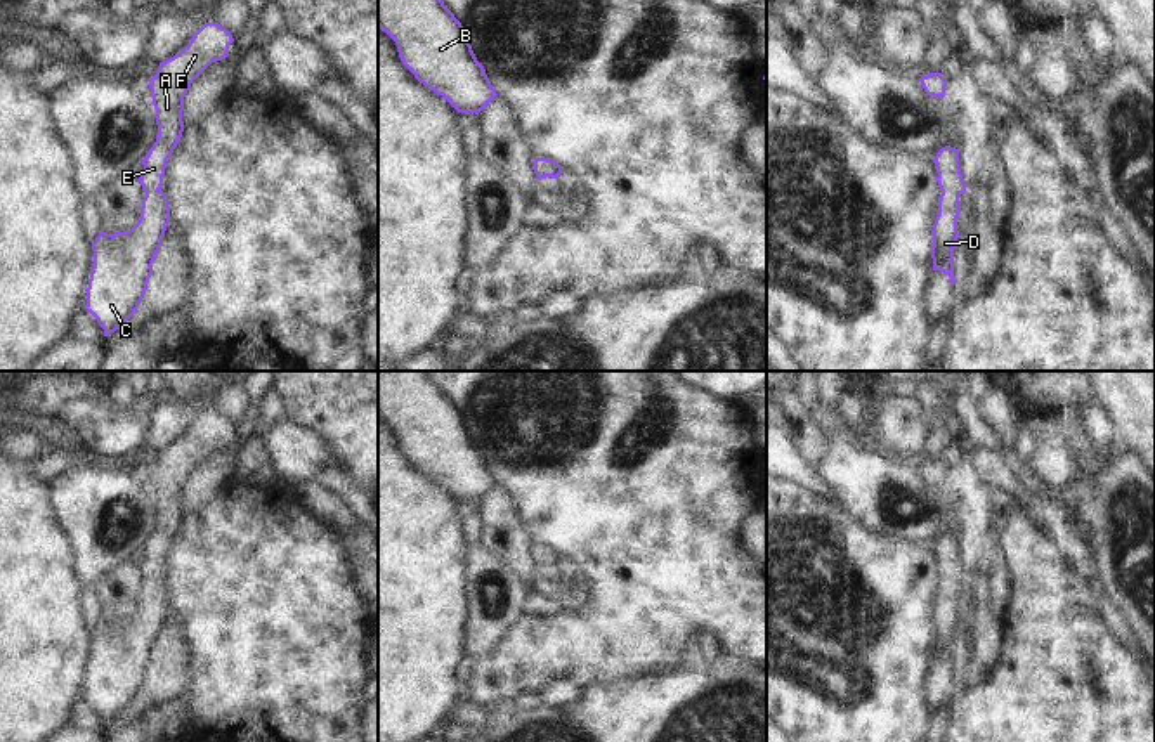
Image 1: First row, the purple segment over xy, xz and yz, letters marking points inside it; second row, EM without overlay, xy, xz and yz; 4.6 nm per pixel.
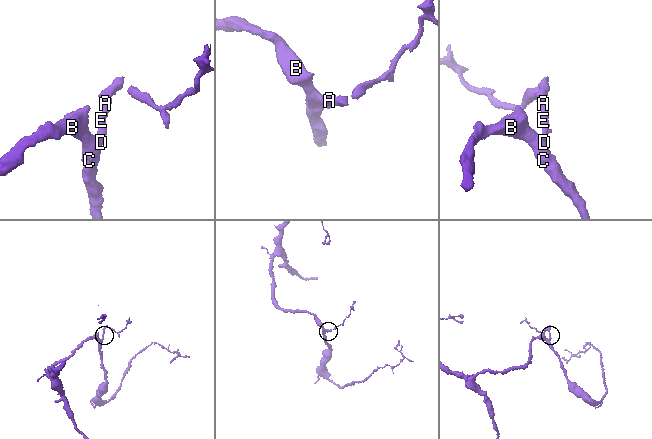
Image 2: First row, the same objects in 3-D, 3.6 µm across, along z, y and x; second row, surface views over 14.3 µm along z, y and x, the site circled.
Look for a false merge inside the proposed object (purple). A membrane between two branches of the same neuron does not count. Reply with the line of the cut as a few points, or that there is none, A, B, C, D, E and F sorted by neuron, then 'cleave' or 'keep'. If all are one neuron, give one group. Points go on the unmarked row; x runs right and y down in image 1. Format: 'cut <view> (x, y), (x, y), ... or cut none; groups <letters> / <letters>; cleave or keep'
cut none; groups A B C D E F; keep

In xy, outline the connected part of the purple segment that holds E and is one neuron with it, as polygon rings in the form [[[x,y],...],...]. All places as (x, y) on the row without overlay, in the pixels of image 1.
[[[205,411],[191,430],[179,442],[160,451],[156,463],[149,466],[158,524],[142,548],[139,570],[146,584],[140,607],[127,621],[101,619],[92,631],[94,655],[85,699],[97,707],[104,725],[114,721],[139,697],[170,612],[170,595],[161,574],[166,550],[184,520],[184,485],[212,451],[229,444],[232,430],[231,420],[219,411]]]

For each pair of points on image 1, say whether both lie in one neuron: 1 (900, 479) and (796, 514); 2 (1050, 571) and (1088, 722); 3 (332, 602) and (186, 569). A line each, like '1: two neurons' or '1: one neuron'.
1: two neurons
2: one neuron
3: one neuron

